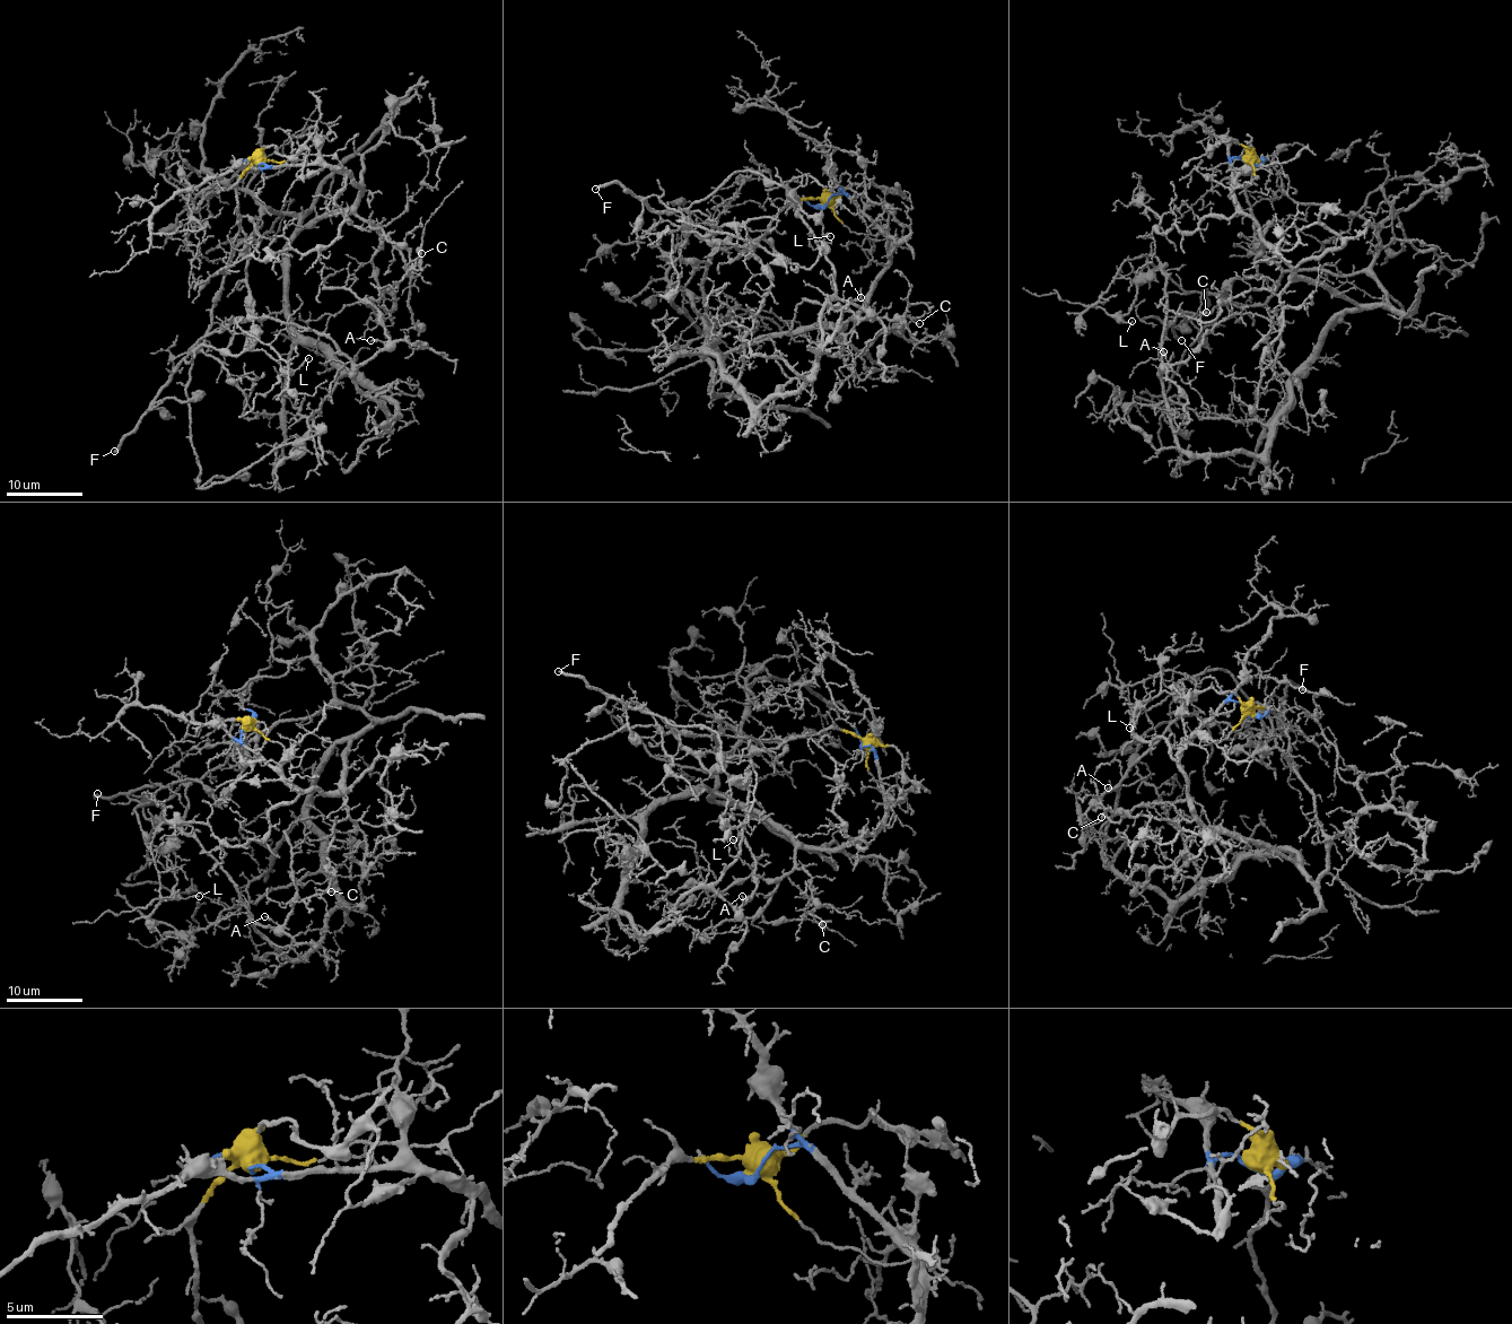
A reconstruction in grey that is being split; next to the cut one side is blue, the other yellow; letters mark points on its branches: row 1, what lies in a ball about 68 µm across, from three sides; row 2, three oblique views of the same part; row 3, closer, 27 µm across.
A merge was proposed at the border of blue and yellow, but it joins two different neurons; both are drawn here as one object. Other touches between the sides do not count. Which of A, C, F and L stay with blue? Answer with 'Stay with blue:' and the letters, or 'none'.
Stay with blue: A, C

